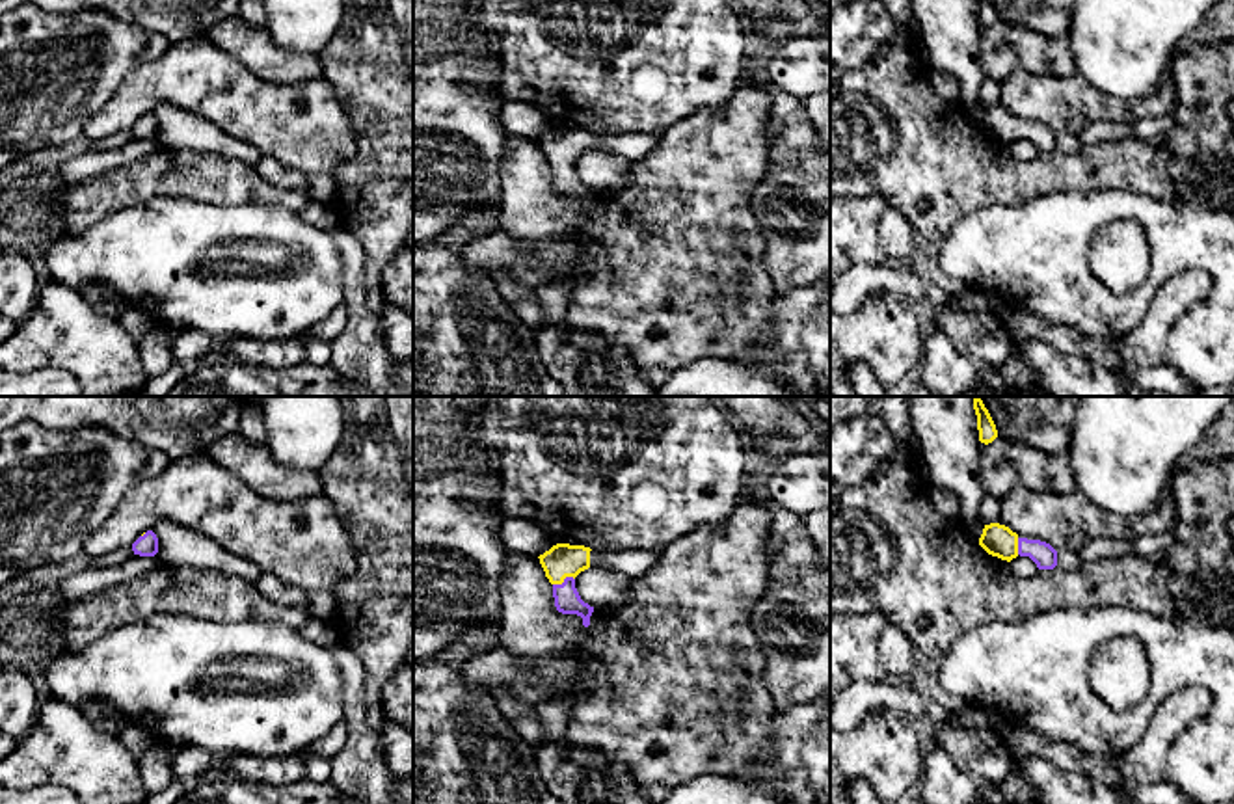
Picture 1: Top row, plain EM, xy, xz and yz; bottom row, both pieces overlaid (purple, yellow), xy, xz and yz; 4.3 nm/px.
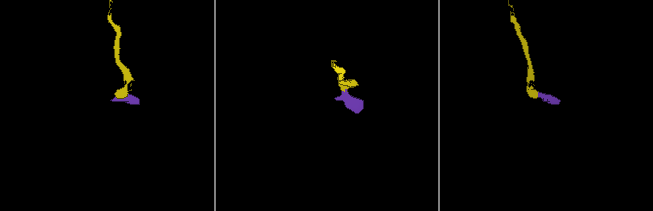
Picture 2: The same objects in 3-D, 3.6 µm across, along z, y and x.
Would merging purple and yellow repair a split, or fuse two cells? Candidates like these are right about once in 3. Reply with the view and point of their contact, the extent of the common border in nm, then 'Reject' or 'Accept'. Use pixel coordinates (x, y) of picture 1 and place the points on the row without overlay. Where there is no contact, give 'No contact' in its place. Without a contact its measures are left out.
Touches purple at xz (564, 164). Shared border 100 nm. Accept

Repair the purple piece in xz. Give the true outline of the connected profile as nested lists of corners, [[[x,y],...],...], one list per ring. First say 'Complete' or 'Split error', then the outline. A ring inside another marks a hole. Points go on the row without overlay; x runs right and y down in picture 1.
Split error. [[[557,127],[538,141],[545,160],[553,168],[557,194],[581,199],[583,208],[588,210],[594,190],[581,182],[575,171],[575,160],[588,151],[599,151],[637,162],[648,156],[657,147],[659,140],[661,134],[607,136],[584,128]]]

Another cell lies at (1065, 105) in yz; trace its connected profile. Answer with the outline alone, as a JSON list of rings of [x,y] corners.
[[[1173,58],[1163,89],[1139,100],[1106,95],[1080,73],[1057,78],[1016,69],[1001,84],[999,108],[1009,110],[1018,121],[1046,125],[1055,134],[1080,134],[1096,119],[1133,123],[1143,117],[1167,115],[1176,108],[1176,93]]]

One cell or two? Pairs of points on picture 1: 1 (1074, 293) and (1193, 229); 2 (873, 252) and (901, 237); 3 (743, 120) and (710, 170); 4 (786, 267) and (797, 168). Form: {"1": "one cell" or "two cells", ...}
{"1": "one cell", "2": "two cells", "3": "one cell", "4": "one cell"}

